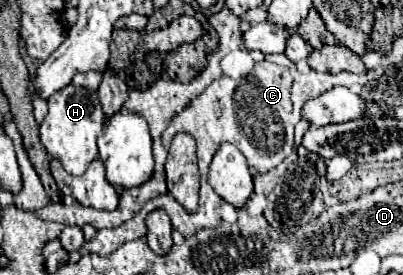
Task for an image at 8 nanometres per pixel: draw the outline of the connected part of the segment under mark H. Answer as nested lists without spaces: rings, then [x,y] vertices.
[[[70,83],[48,99],[48,115],[40,125],[40,139],[50,157],[58,159],[70,175],[82,175],[88,165],[98,159],[96,139],[102,133],[104,119],[106,115],[98,101],[98,93]]]

